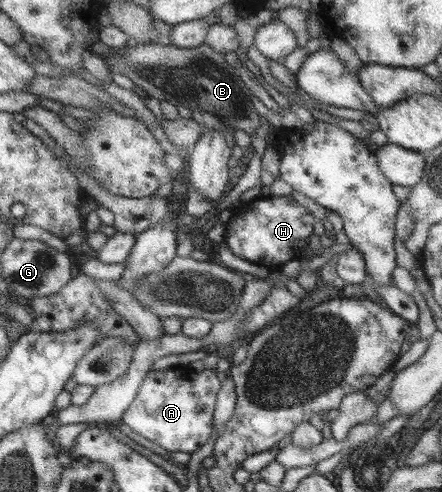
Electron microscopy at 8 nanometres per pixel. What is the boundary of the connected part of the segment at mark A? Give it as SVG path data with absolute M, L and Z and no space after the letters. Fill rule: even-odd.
M152 368L122 420L132 431L158 443L169 452L192 454L203 447L213 433L214 409L222 380L223 375L207 368L194 375L193 379L174 378L172 370L166 373Z

